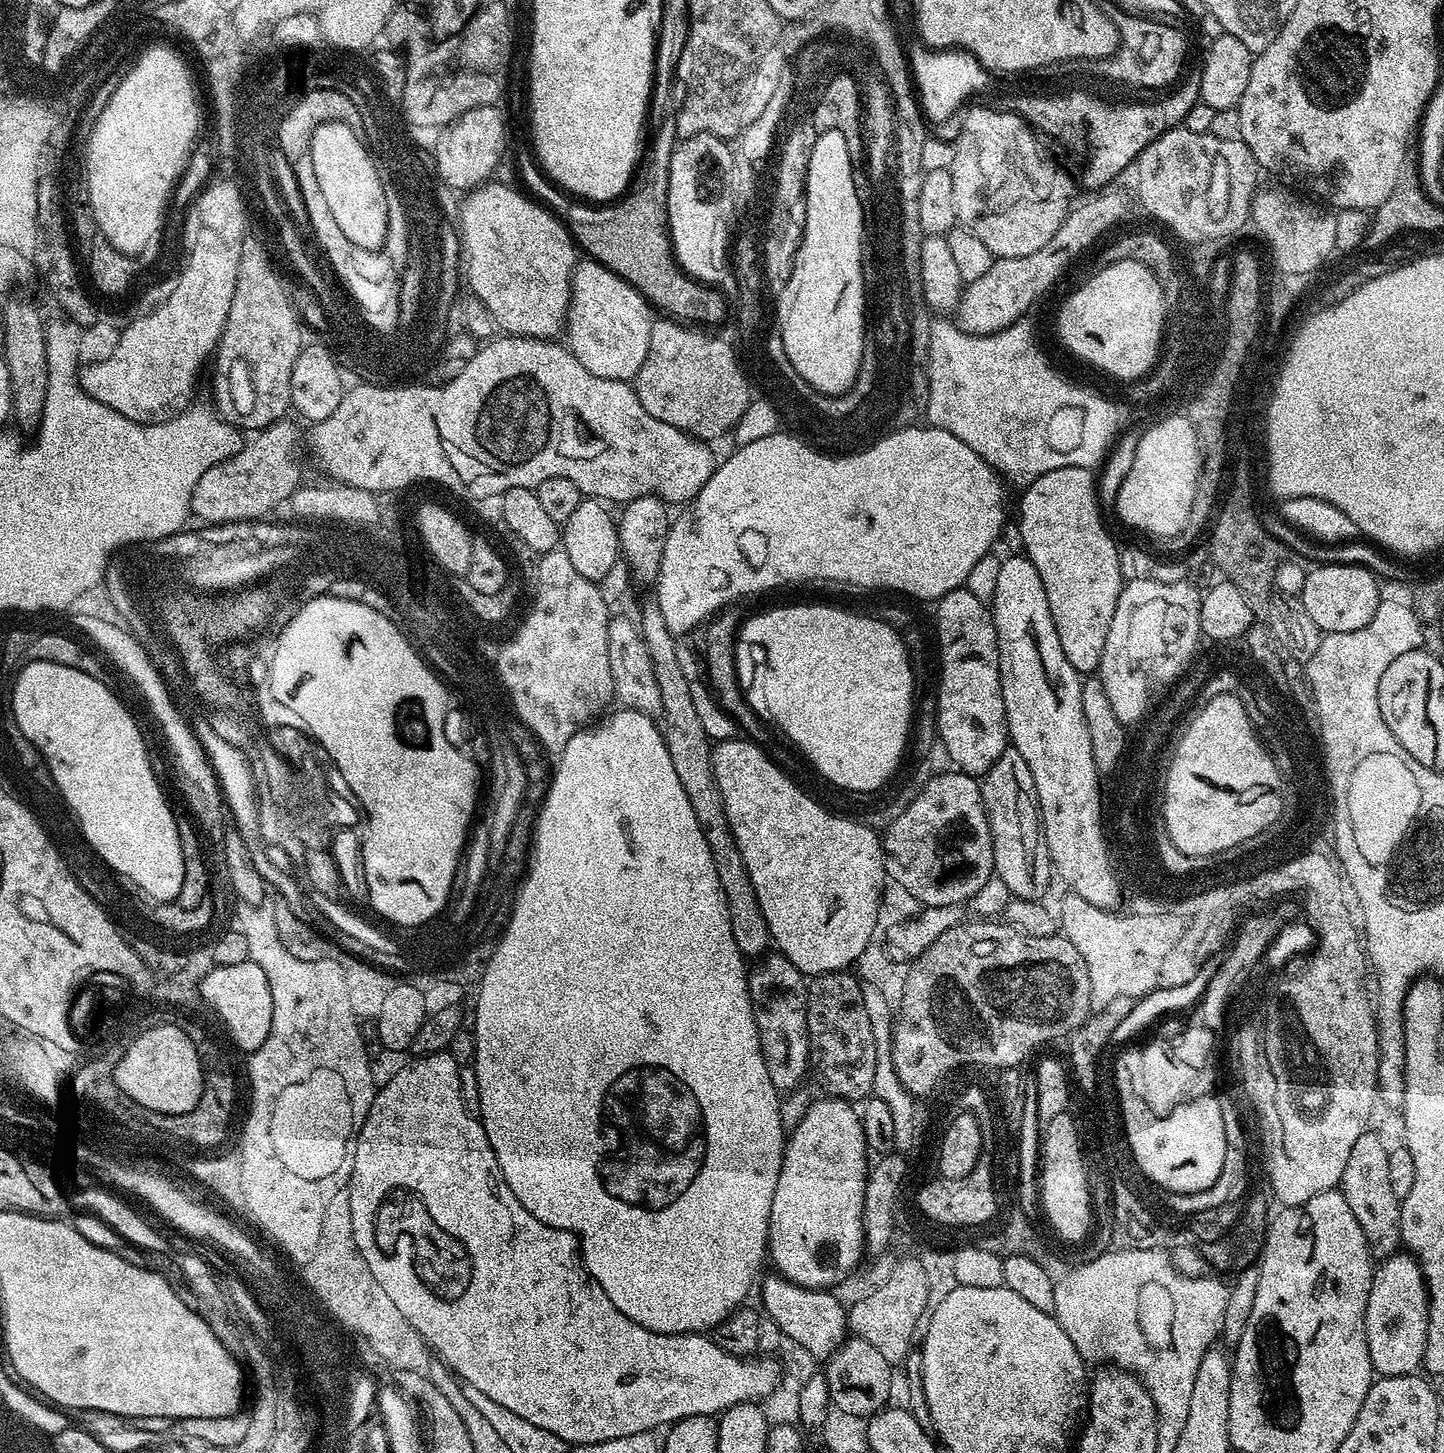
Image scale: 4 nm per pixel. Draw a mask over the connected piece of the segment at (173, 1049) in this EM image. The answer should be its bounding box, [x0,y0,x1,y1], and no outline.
[114,1022,204,1118]

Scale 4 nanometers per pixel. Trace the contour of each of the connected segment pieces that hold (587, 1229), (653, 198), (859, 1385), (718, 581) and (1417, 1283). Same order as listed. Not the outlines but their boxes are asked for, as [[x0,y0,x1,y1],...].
[[474,707,786,1336],[520,118,728,326],[822,1335,893,1418],[654,426,1006,634],[1366,1254,1428,1376]]

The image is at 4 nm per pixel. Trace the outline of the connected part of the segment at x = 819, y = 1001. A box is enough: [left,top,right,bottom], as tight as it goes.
[807,970,876,1102]

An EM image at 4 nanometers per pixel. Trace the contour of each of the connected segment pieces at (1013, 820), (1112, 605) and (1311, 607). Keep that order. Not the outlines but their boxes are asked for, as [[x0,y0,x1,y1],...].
[[980,746,1054,900],[1018,468,1126,674],[1299,564,1380,633]]

